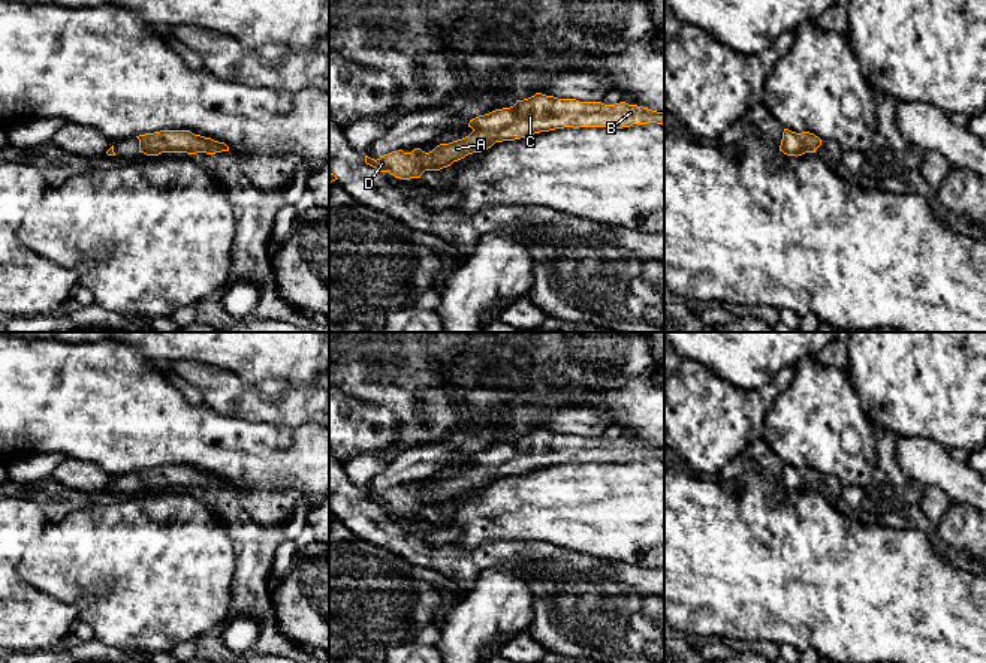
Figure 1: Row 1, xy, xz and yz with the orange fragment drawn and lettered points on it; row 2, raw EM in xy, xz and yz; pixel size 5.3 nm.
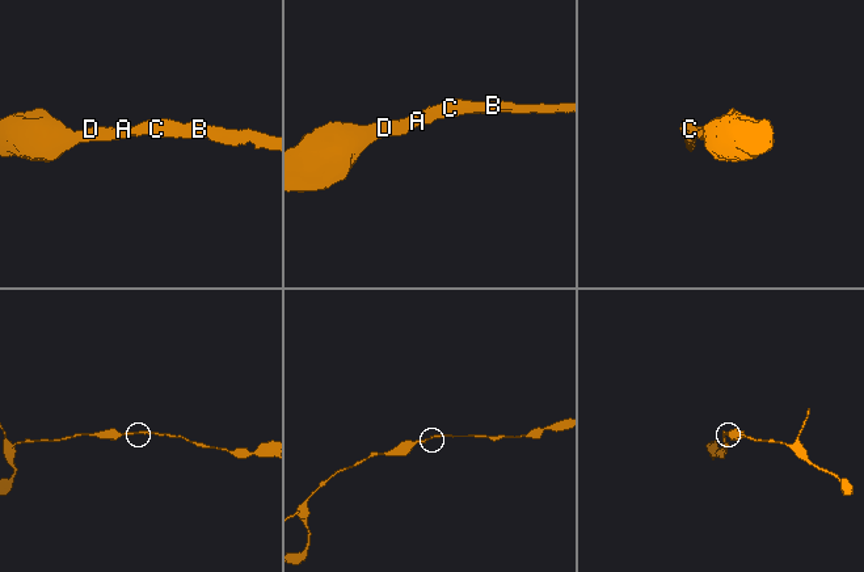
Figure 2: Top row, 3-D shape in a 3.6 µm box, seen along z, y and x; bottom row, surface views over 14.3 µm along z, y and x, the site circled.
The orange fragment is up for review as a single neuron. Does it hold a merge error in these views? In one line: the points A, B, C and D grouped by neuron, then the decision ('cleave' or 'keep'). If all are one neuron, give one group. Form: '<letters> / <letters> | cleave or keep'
A B C D | keep

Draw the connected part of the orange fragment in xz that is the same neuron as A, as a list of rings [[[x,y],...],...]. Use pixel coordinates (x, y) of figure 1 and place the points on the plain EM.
[[[536,428],[510,443],[495,444],[470,455],[468,462],[473,467],[462,474],[440,479],[429,488],[414,483],[411,488],[392,486],[377,495],[365,491],[365,498],[380,507],[389,507],[395,513],[410,515],[420,513],[425,506],[447,503],[468,489],[482,488],[495,477],[515,476],[564,462],[622,464],[648,458],[664,459],[664,447],[625,437],[604,440]]]

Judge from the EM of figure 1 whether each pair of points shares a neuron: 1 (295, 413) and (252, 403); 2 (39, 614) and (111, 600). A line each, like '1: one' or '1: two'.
1: one
2: two

